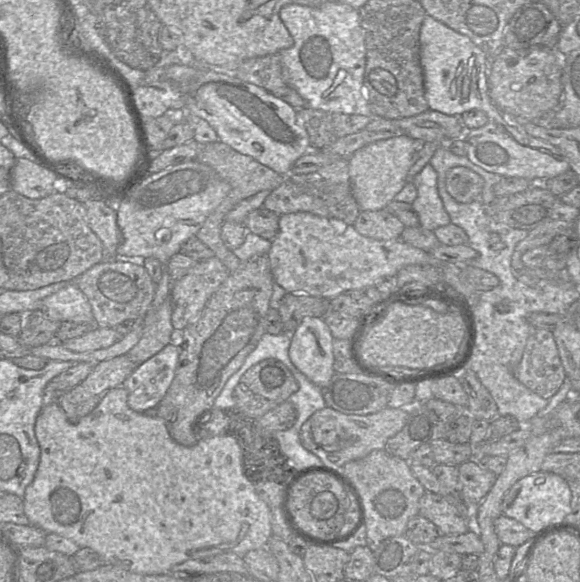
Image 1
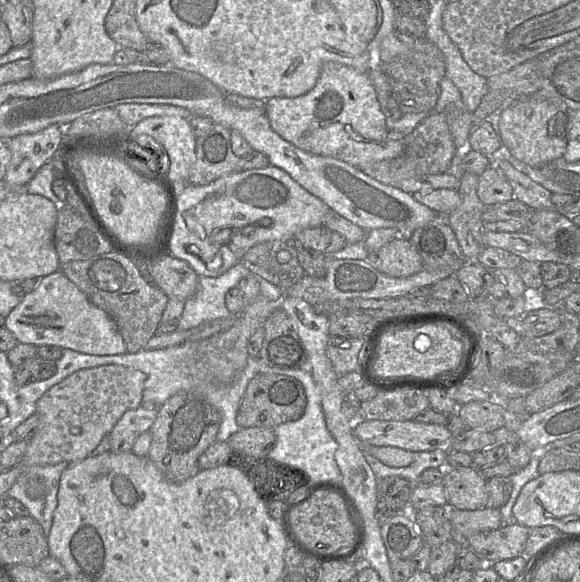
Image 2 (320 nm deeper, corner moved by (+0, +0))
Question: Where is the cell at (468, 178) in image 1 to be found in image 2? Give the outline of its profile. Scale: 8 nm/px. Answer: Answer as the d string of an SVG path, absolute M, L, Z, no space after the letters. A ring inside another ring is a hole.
M329 62L324 65L315 87L308 93L294 98L270 98L266 101L264 109L269 119L271 128L286 141L292 143L297 148L302 149L306 152L336 158L344 162L347 162L356 168L360 168L361 166L364 166L368 163L391 160L401 156L404 152L404 142L398 140L390 140L387 137L389 130L386 125L386 117L381 111L376 90L372 84L369 73L367 71L360 71L350 66Z

